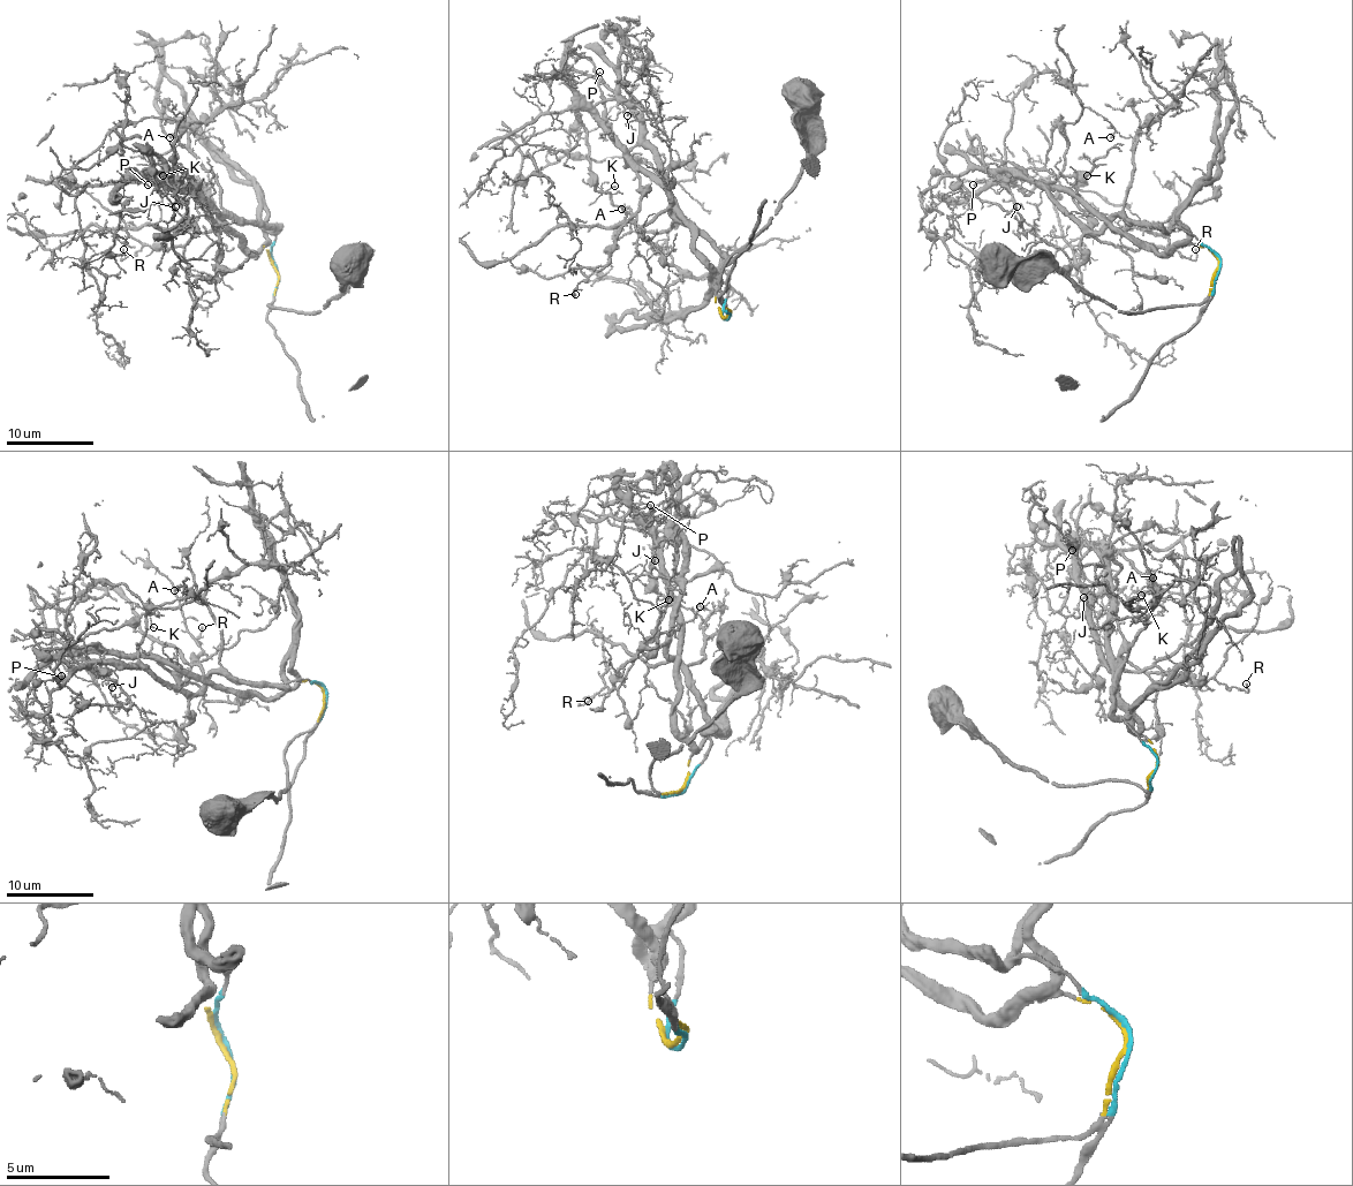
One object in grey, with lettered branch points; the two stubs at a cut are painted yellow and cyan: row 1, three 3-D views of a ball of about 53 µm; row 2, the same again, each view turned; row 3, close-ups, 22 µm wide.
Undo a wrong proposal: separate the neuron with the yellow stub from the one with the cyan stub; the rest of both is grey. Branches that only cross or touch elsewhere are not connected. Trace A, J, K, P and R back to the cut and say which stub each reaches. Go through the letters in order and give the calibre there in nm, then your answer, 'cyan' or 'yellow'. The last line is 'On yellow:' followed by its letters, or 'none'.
A: calibre 170 nm; cyan
J: calibre 130 nm; yellow
K: calibre 110 nm; yellow
P: calibre 110 nm; yellow
R: calibre 120 nm; yellow
On yellow: J, K, P, R

